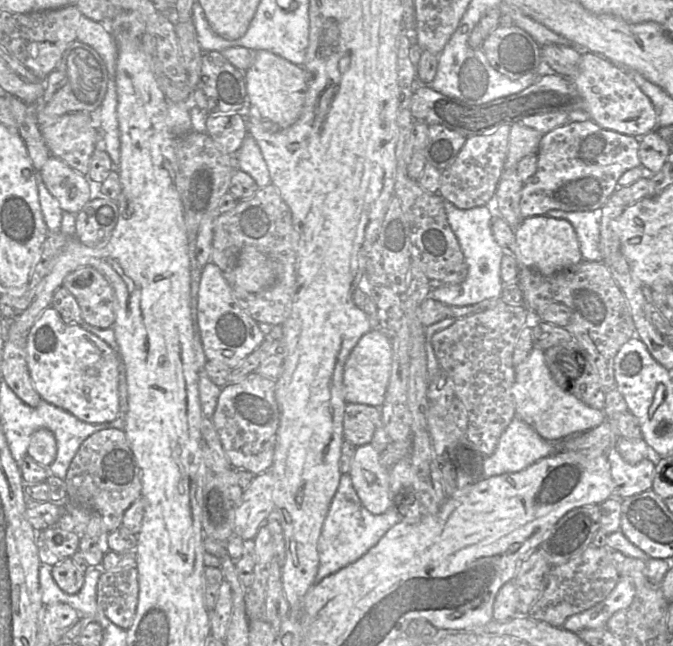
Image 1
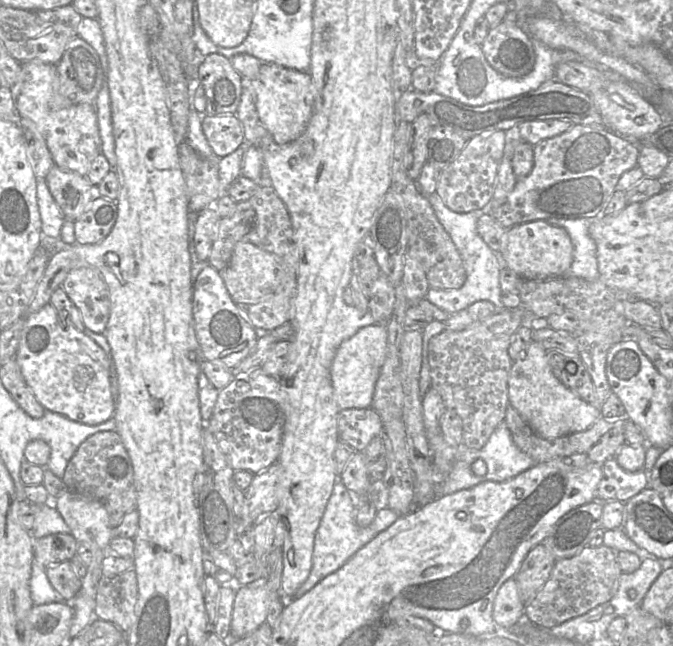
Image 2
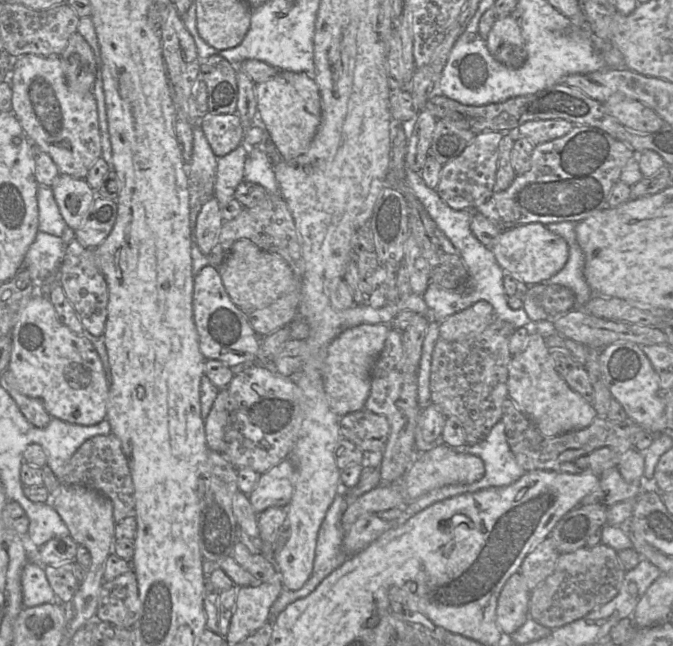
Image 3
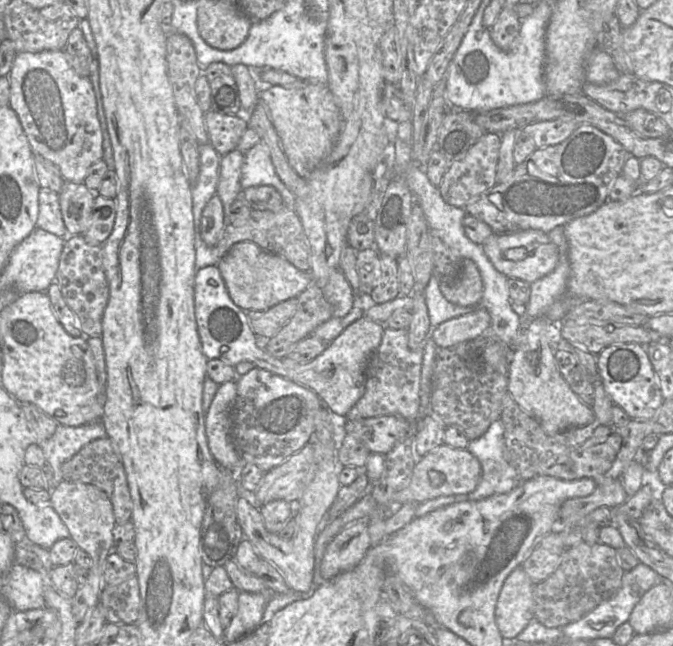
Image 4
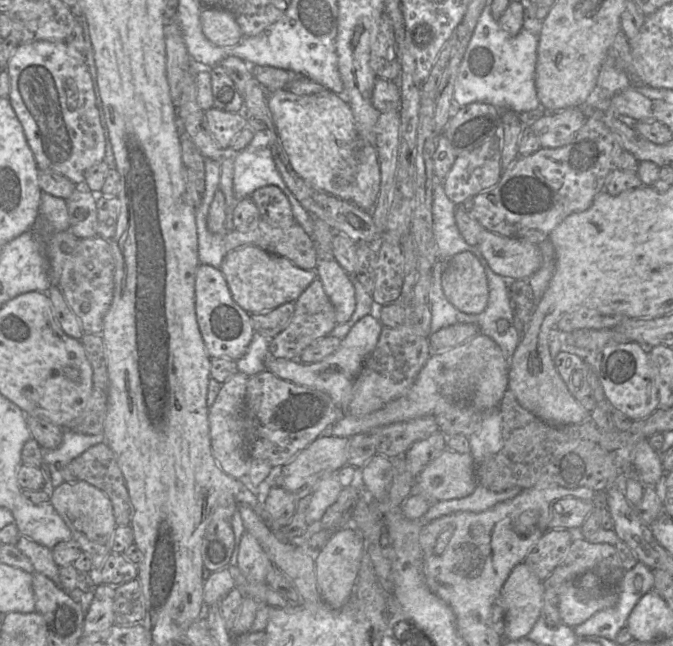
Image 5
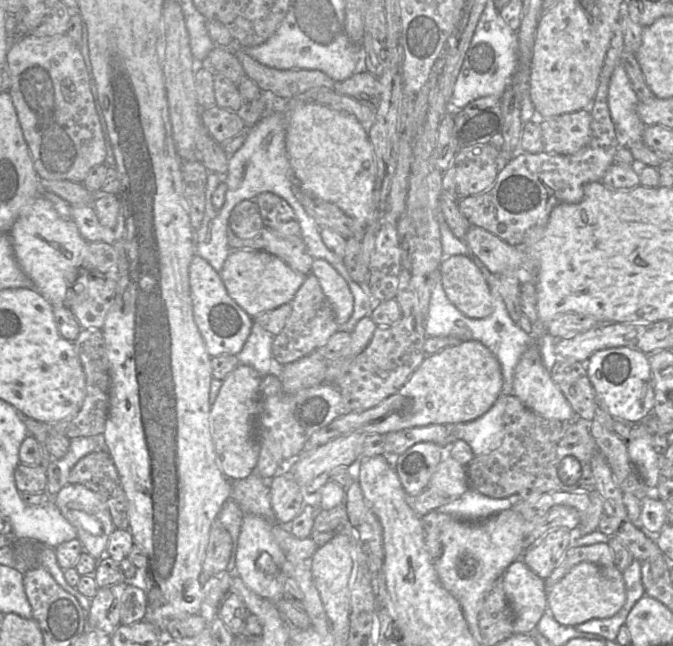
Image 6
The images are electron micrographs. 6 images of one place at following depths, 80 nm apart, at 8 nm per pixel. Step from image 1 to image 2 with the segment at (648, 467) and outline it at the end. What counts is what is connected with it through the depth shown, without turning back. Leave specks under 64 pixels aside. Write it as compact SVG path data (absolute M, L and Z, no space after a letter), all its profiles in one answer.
M616 457L606 460L602 469L595 499L599 502L617 500L625 503L649 487L649 472L644 469L628 472L619 466Z

